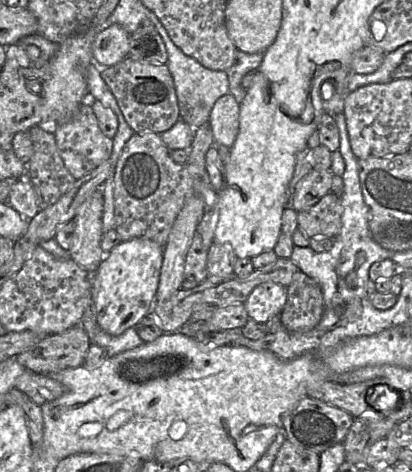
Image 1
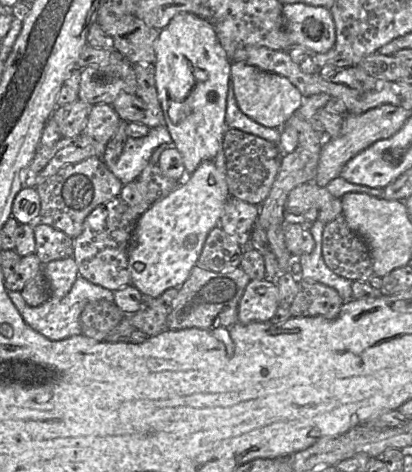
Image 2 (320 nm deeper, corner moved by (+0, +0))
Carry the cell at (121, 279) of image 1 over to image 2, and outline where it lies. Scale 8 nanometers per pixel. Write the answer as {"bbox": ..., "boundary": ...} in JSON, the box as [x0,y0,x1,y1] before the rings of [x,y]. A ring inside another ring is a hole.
{"bbox":[128,160,230,298],"boundary":[[[213,160],[203,161],[197,169],[171,191],[154,203],[136,222],[128,248],[128,268],[131,284],[145,298],[157,298],[169,288],[180,288],[196,266],[209,232],[219,226],[225,203],[230,197],[225,173],[220,172]]]}

